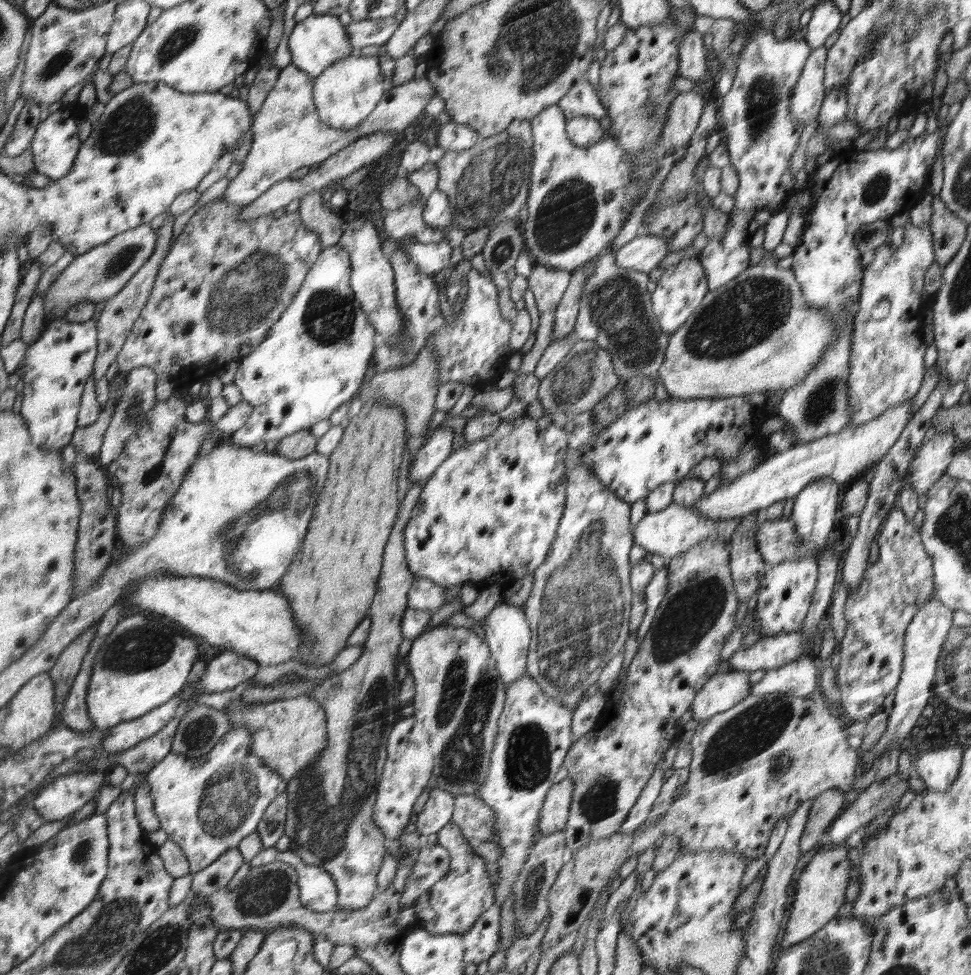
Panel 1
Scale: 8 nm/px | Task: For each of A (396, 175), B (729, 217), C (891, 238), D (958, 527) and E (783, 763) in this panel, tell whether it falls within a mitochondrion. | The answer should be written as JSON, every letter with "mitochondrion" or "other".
{"A":"other","B":"other","C":"other","D":"mitochondrion","E":"mitochondrion"}

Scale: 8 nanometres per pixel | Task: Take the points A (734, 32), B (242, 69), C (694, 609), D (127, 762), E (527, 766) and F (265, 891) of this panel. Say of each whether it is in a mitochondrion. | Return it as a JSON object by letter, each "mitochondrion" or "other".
{"A":"mitochondrion","B":"other","C":"mitochondrion","D":"other","E":"mitochondrion","F":"mitochondrion"}

